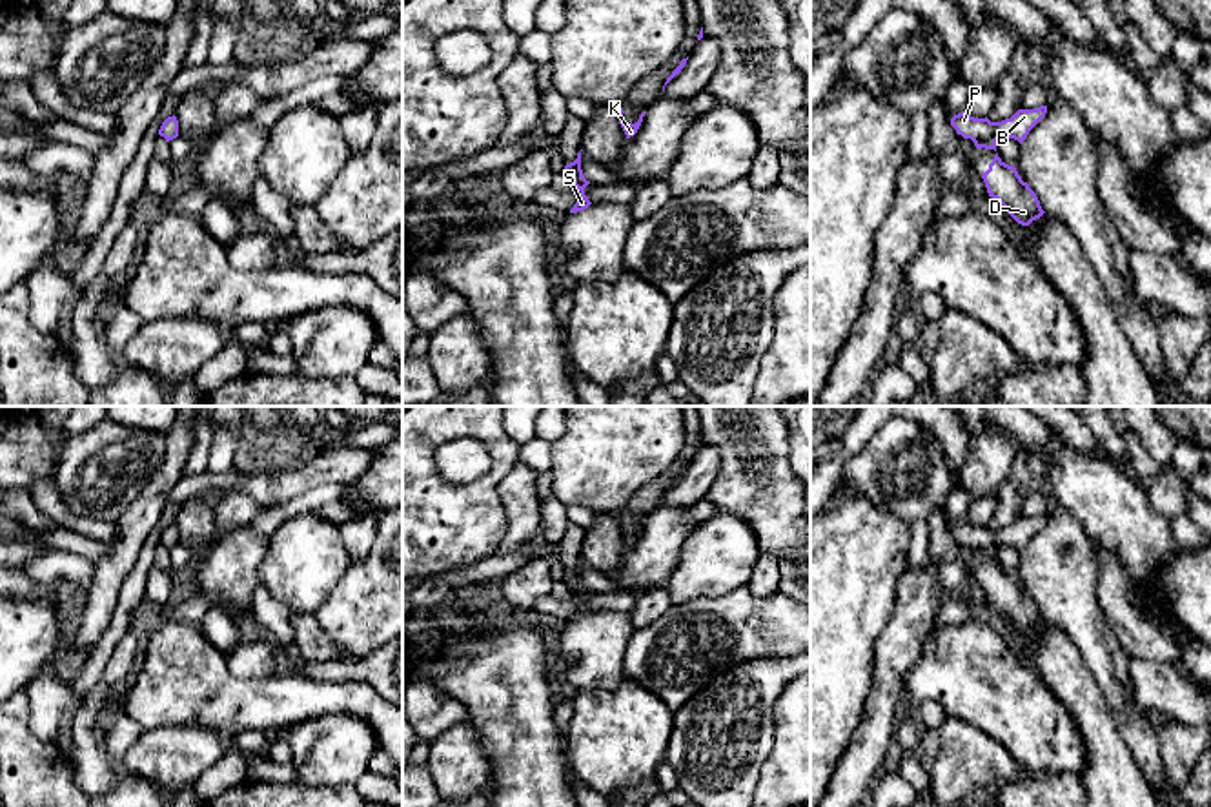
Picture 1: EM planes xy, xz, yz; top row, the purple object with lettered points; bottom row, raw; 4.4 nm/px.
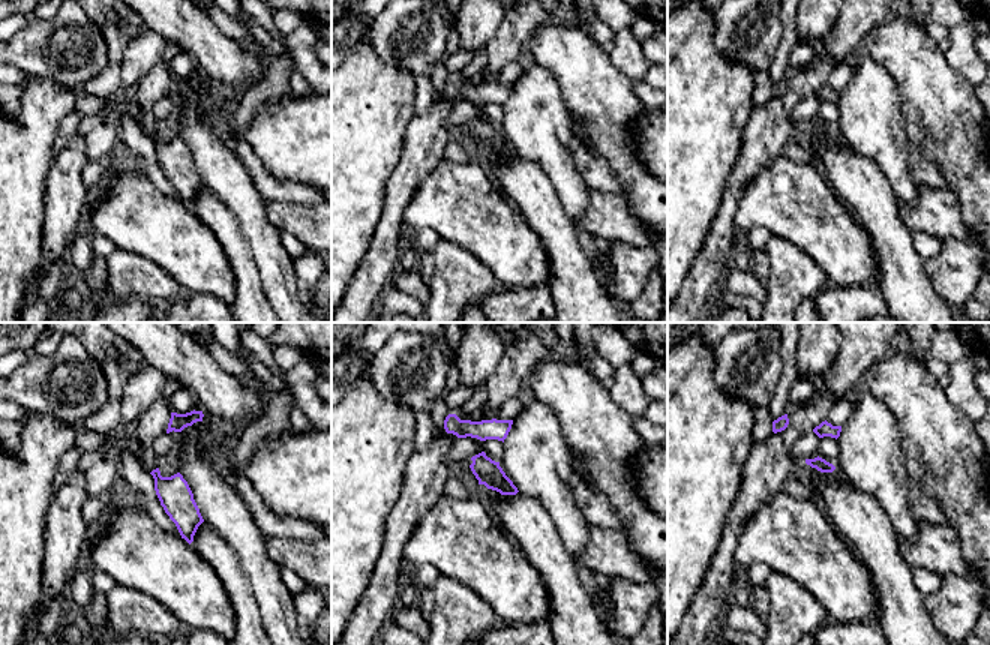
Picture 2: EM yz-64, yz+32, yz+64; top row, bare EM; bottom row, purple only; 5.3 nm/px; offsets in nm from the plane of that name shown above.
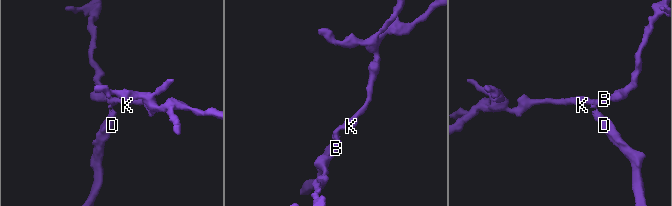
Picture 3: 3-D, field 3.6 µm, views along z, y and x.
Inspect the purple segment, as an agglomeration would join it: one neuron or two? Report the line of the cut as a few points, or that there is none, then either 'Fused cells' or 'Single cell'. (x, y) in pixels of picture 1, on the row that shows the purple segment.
Split along yz (973, 139), (991, 139), (995, 143). Fused cells

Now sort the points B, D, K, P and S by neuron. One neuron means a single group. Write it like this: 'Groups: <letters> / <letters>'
Groups: B K P S / D

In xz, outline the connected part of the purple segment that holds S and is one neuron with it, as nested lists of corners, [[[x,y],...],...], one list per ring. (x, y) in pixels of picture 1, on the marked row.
[[[581,151],[577,153],[577,158],[575,158],[575,180],[574,180],[574,186],[581,191],[581,197],[579,200],[574,204],[574,208],[570,209],[570,213],[577,213],[577,211],[583,211],[586,209],[592,202],[588,200],[588,197],[585,195],[585,188],[588,186],[590,182],[585,179],[583,175],[583,169],[581,169]]]

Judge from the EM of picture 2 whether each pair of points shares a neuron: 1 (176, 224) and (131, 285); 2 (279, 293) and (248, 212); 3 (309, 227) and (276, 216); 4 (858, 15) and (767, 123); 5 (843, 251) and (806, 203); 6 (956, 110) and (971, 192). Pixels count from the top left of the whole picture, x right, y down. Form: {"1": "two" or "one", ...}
{"1": "two", "2": "one", "3": "one", "4": "two", "5": "one", "6": "one"}

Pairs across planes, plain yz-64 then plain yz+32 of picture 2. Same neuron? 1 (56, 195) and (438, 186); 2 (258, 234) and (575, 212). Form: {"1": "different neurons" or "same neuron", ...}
{"1": "different neurons", "2": "same neuron"}

